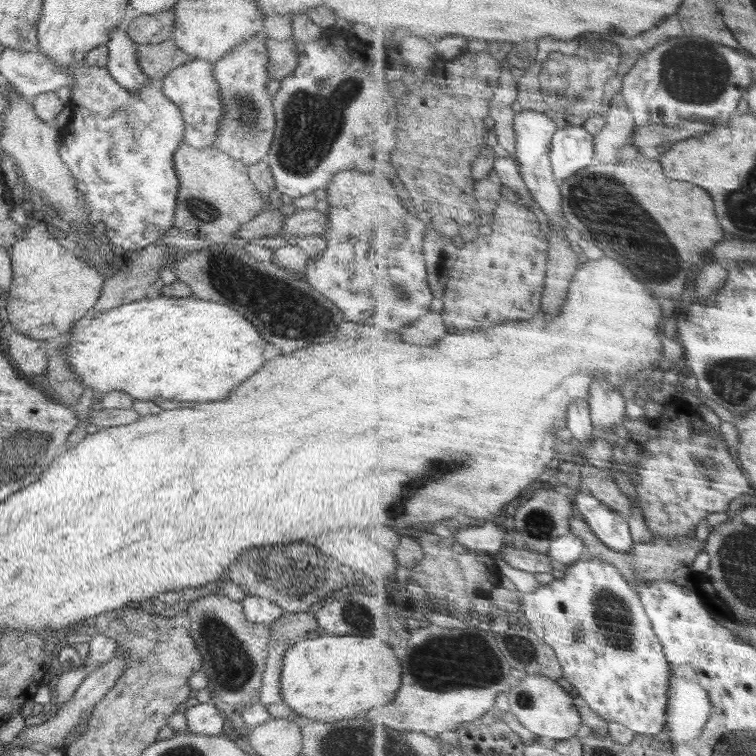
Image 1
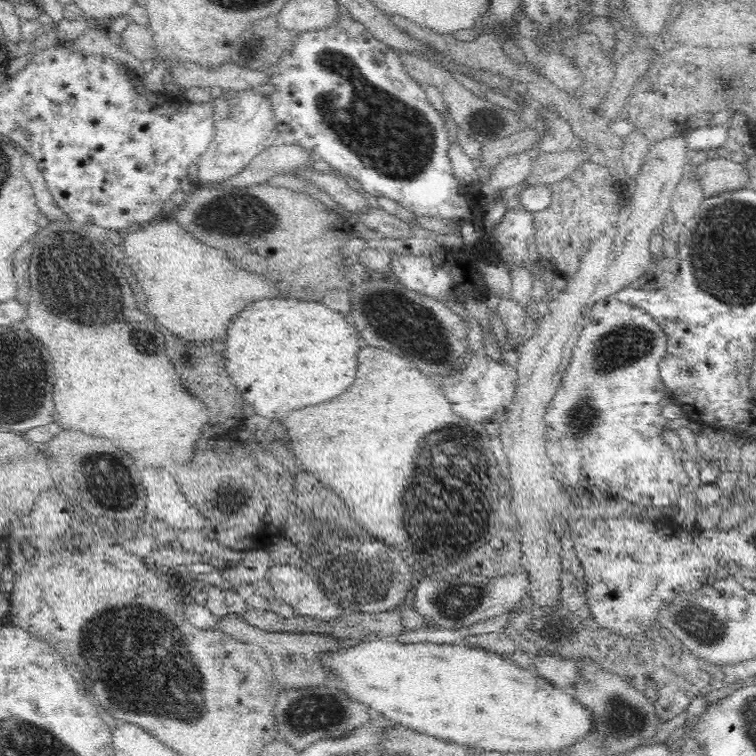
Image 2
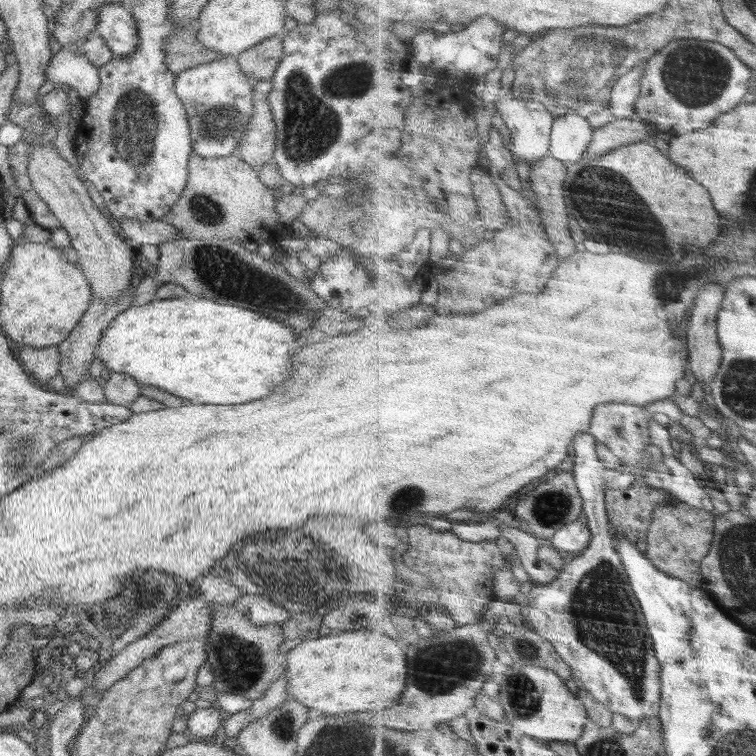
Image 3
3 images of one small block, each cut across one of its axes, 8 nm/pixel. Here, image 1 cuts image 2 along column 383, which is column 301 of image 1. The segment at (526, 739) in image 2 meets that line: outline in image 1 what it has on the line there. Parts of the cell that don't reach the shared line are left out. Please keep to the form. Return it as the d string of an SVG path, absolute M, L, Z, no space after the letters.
M323 635L318 638L304 638L289 646L284 653L280 674L280 695L289 708L296 710L296 715L302 715L312 720L342 720L354 718L358 712L366 712L376 706L388 706L396 700L402 684L404 670L398 660L396 650L390 642L378 640L376 636L336 636Z

